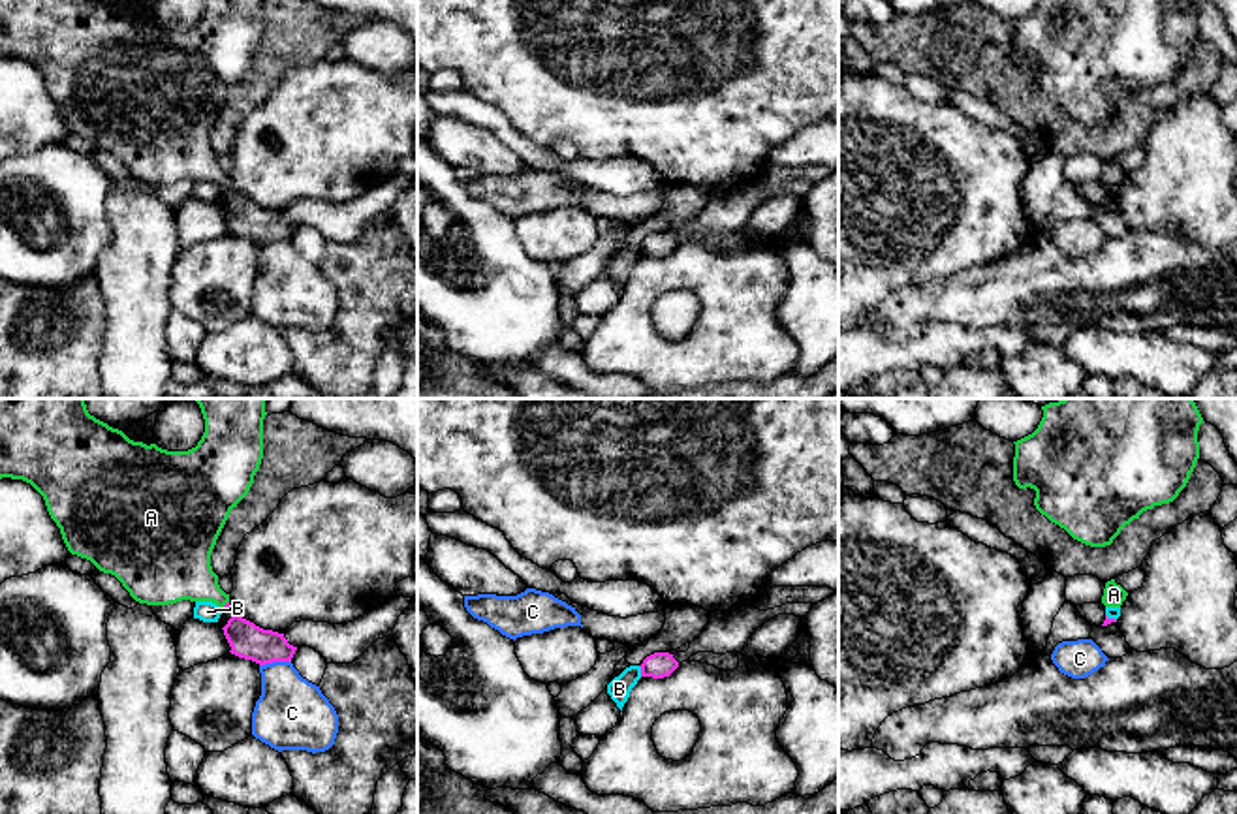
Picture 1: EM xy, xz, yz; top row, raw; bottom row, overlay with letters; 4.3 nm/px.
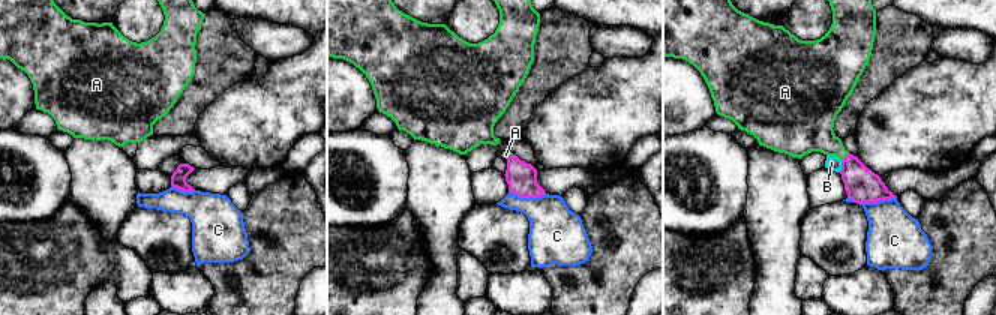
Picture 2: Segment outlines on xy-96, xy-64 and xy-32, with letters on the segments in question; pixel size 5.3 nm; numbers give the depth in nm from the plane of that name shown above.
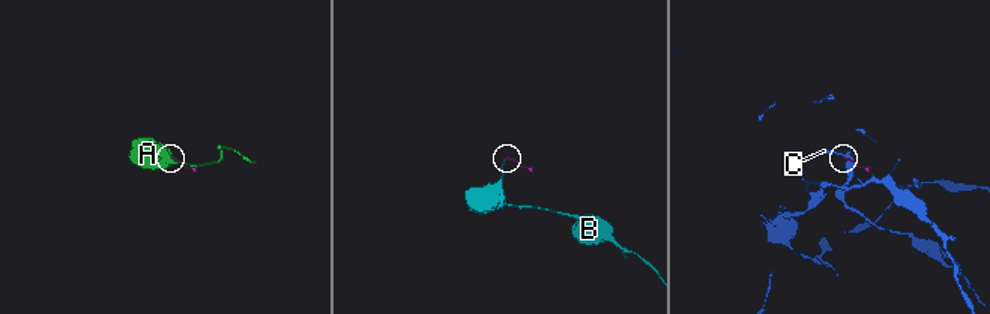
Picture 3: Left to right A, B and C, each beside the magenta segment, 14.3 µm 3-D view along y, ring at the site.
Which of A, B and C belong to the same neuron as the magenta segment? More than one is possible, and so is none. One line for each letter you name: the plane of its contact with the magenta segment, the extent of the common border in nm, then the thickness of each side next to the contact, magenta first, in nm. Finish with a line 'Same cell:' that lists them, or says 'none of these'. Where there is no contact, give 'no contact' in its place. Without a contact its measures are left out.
A: xy | 50 nm | 20/260 nm
Same cell: A

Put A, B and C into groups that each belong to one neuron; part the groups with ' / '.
A / B / C

